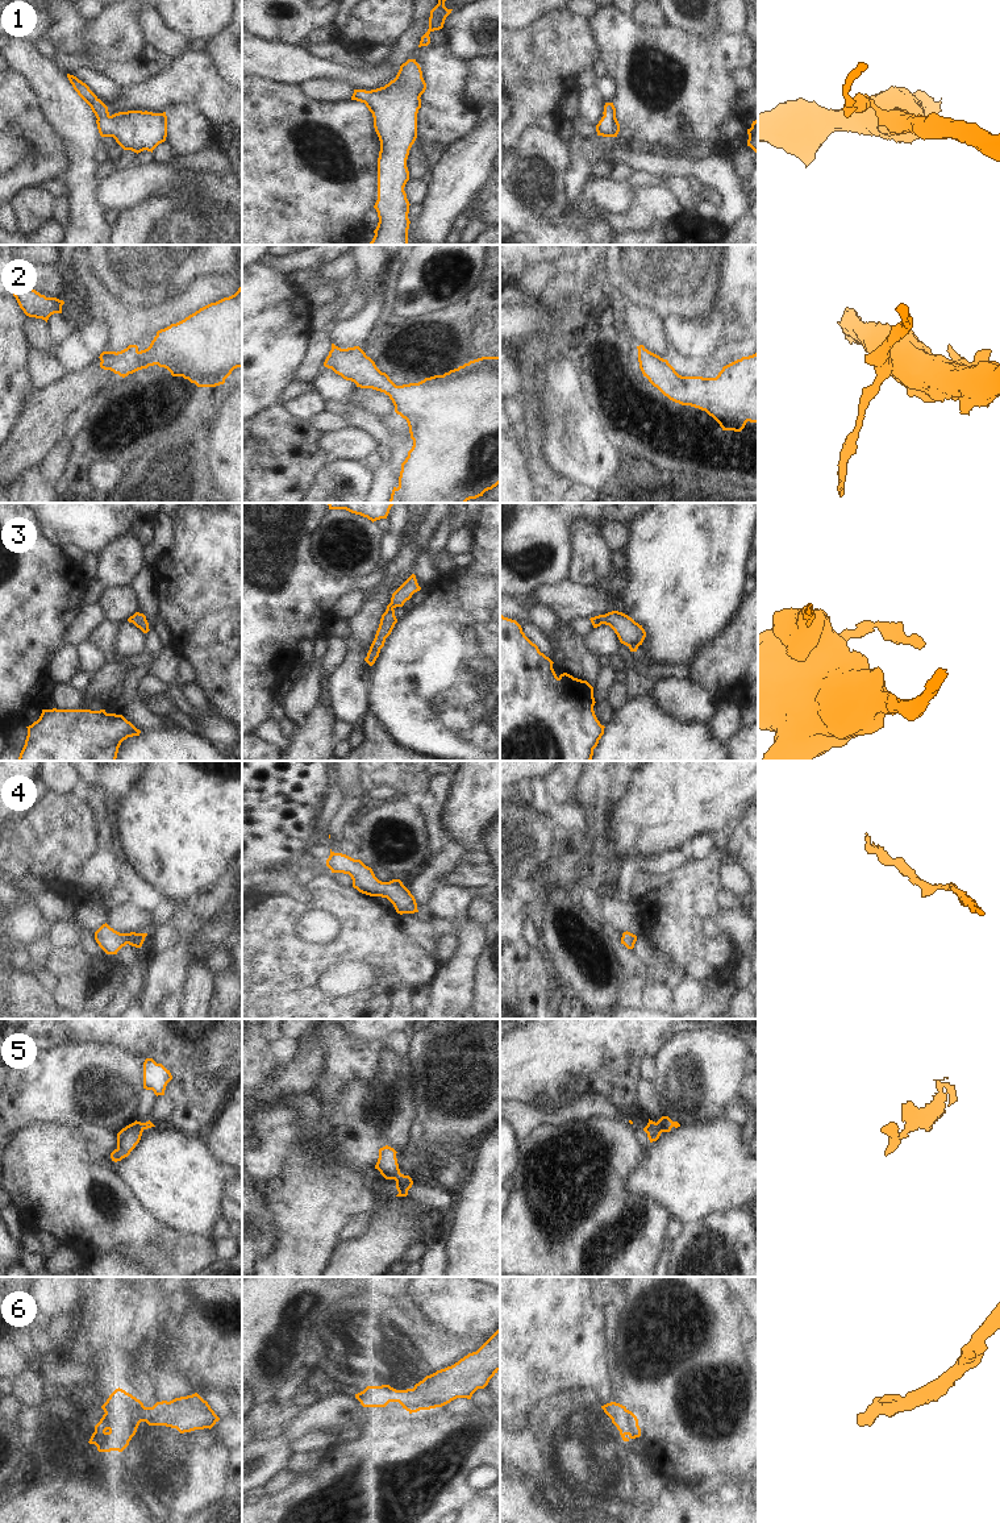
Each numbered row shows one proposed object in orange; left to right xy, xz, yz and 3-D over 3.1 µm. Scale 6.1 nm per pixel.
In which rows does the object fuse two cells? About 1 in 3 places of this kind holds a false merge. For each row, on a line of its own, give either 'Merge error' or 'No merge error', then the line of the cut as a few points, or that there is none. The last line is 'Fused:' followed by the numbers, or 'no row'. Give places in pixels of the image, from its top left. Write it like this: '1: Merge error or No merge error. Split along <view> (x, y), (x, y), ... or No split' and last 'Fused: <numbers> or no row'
1: No merge error. No split
2: No merge error. No split
3: No merge error. No split
4: No merge error. No split
5: Merge error. Split along yz (654, 1123), (662, 1131)
6: No merge error. No split
Fused: 5

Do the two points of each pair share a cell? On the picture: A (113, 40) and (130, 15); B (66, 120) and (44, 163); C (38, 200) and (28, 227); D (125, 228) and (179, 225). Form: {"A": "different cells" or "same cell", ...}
{"A": "same cell", "B": "different cells", "C": "same cell", "D": "same cell"}

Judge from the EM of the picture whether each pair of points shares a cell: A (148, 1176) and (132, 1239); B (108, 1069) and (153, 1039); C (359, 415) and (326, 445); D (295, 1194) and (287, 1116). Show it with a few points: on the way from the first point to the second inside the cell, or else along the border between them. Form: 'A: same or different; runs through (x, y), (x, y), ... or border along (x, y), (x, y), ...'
A: different; border along (121, 1178), (138, 1201), (163, 1223)
B: different; border along (103, 1044), (138, 1052), (145, 1058)
C: different; border along (349, 425), (363, 431), (375, 444)
D: different; border along (308, 1155), (290, 1149), (279, 1178)

